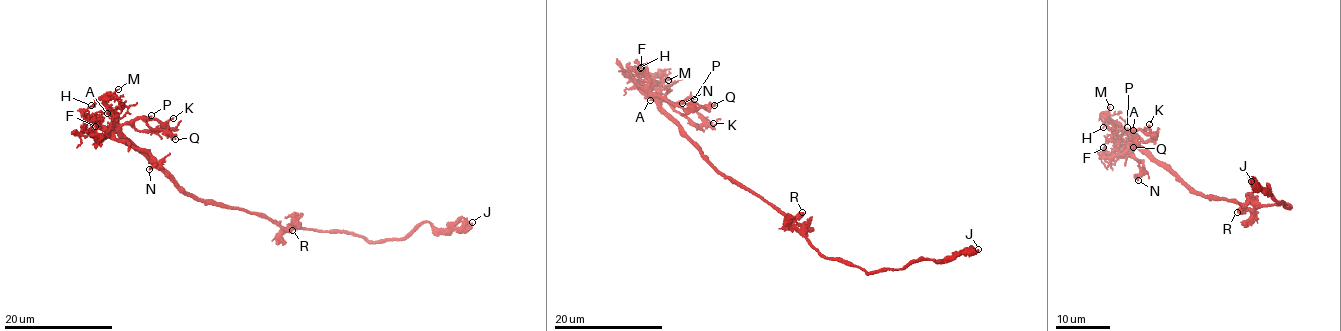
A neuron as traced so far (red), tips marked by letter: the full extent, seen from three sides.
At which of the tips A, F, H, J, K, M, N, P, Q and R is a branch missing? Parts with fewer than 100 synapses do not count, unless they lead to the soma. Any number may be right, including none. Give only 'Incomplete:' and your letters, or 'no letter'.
Incomplete: A

